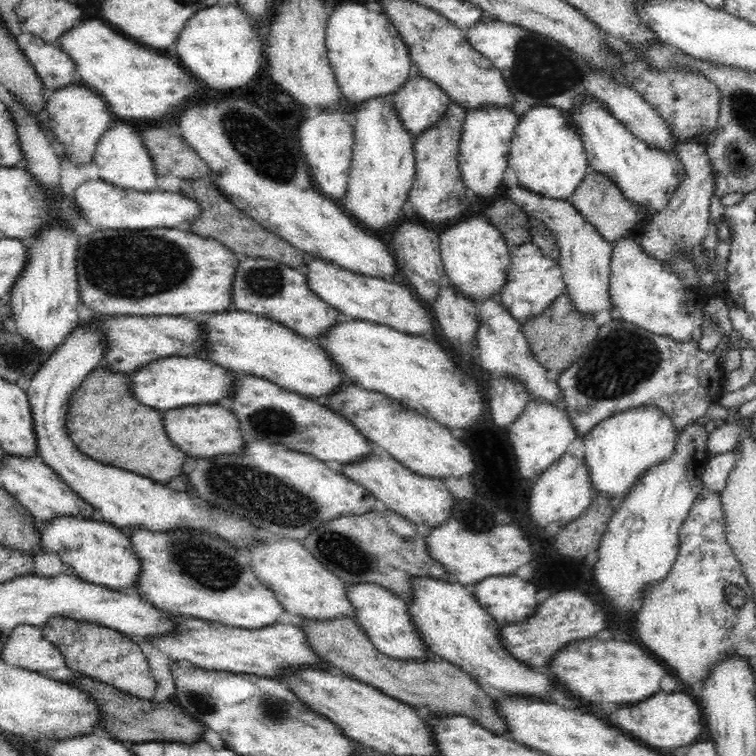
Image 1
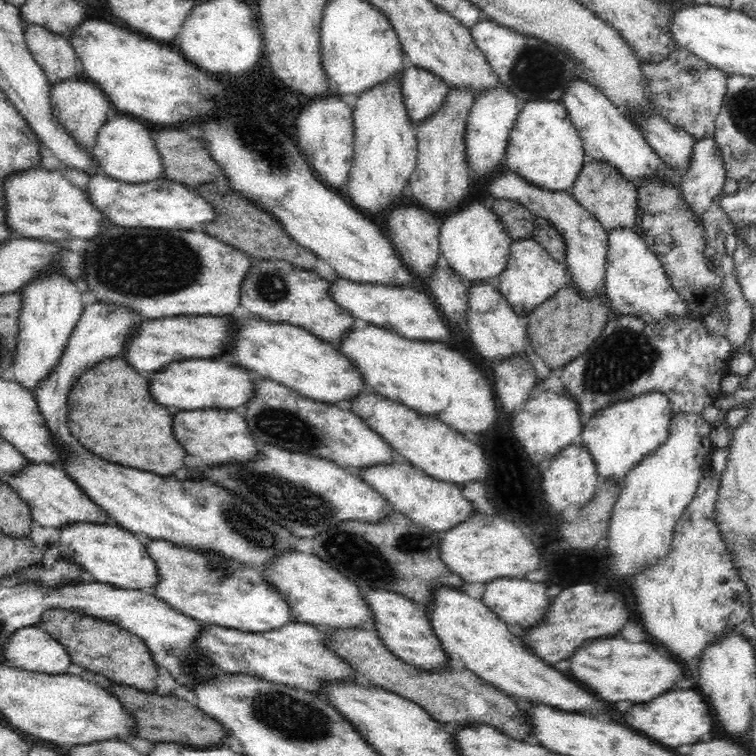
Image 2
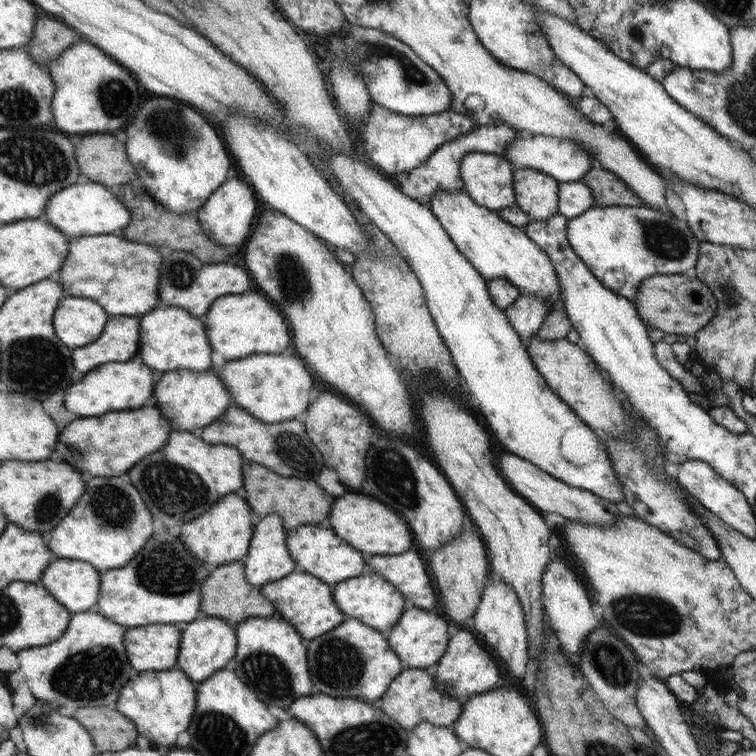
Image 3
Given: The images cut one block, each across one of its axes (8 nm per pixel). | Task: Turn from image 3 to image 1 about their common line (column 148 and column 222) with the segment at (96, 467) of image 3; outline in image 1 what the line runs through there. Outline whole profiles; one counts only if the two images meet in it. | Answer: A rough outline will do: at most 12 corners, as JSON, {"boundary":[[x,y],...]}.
{"boundary":[[218,403],[166,412],[174,446],[208,459],[238,454],[246,436]]}

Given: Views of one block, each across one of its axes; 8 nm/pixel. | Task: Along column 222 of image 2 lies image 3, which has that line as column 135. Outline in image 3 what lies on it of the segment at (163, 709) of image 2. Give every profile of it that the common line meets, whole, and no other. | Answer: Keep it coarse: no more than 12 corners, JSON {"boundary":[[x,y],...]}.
{"boundary":[[78,707],[94,746],[135,746],[137,725],[116,708]]}

